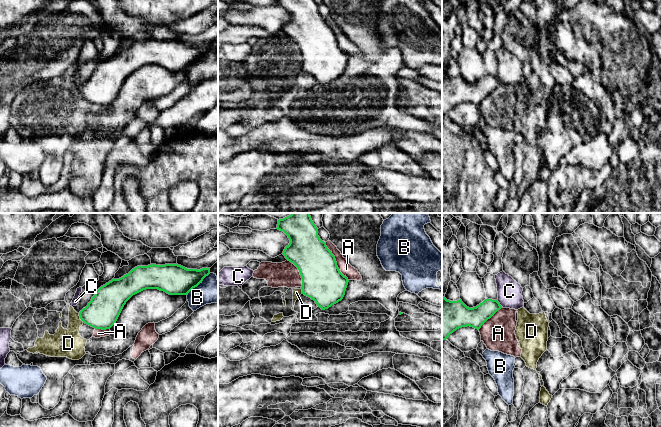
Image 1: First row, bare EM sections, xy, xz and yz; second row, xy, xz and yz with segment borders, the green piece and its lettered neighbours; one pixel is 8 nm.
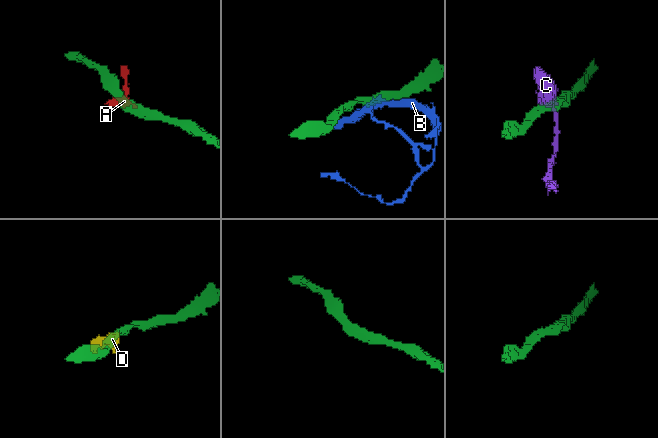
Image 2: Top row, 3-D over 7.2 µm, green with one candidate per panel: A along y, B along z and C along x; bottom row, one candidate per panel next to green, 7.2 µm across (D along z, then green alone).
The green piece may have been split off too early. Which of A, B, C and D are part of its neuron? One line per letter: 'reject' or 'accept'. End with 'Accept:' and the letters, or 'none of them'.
A: reject
B: reject
C: reject
D: reject
Accept: none of them

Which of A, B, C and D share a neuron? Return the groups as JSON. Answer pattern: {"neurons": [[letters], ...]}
{"neurons": [["A", "D"], ["B"], ["C"]]}

